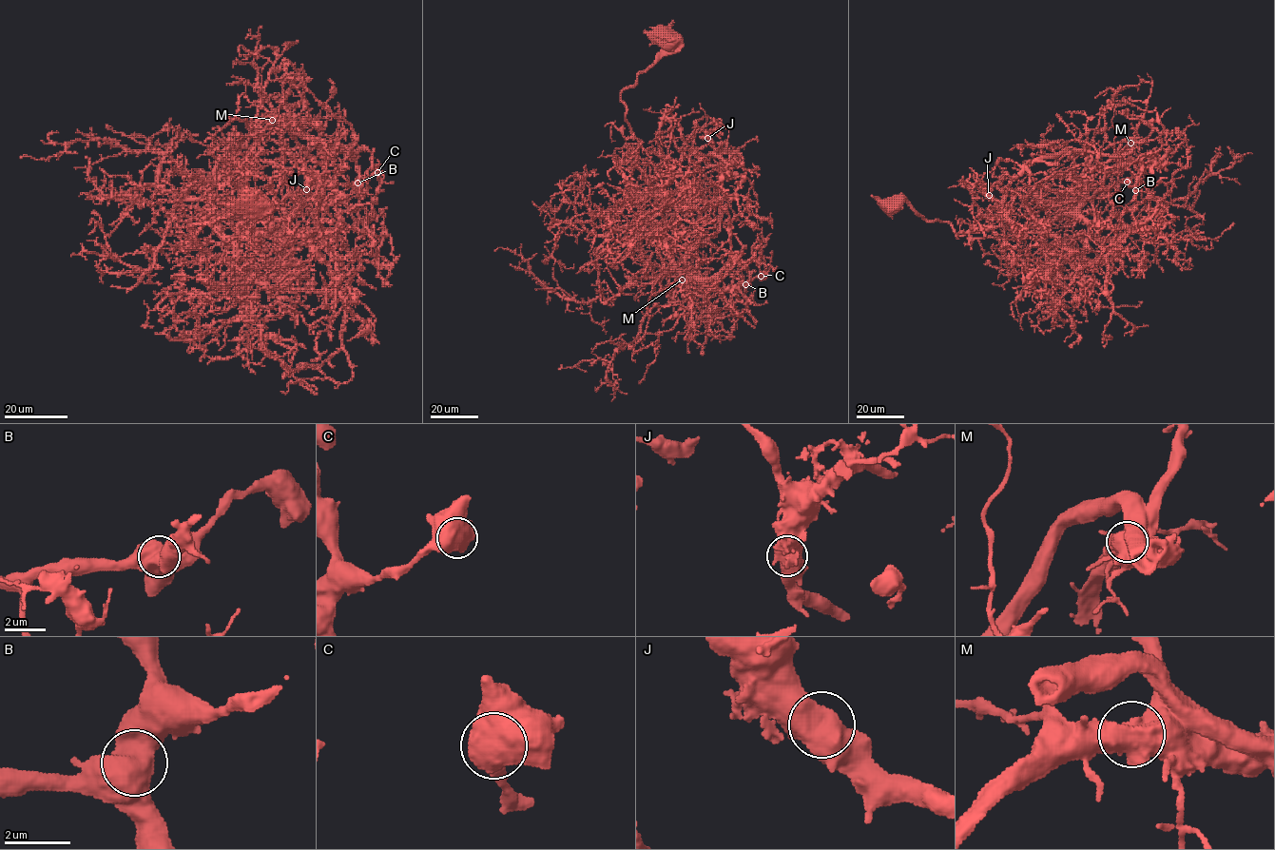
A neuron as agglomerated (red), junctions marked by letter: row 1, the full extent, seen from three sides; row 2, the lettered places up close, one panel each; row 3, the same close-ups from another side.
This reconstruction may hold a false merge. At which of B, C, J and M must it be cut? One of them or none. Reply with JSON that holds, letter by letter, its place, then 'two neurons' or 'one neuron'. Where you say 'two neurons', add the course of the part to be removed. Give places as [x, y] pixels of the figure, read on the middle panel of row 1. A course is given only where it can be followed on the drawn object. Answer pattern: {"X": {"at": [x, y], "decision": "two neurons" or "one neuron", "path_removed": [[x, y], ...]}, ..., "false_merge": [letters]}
{"B": {"at": [745, 284], "decision": "one neuron"}, "C": {"at": [761, 276], "decision": "one neuron"}, "J": {"at": [707, 138], "decision": "one neuron"}, "M": {"at": [682, 280], "decision": "one neuron"}, "false_merge": []}

